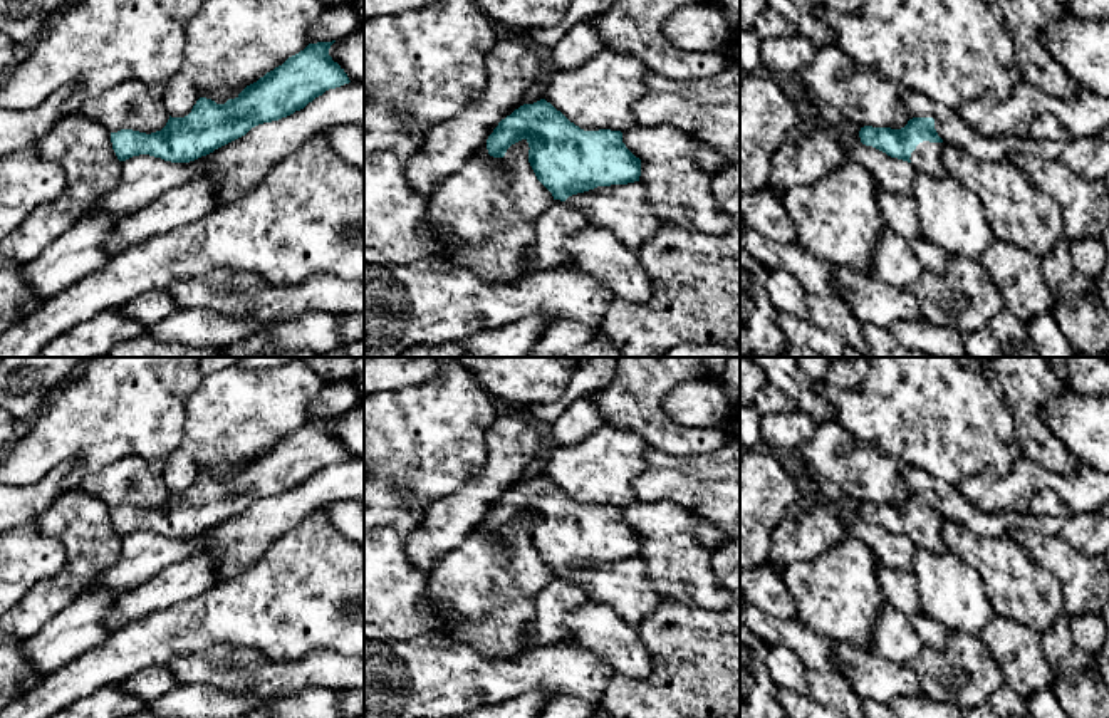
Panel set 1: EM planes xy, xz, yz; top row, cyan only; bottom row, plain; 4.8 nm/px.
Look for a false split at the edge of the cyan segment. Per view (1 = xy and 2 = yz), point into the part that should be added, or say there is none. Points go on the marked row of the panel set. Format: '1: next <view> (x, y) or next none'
1: next none
2: next yz (926, 156)

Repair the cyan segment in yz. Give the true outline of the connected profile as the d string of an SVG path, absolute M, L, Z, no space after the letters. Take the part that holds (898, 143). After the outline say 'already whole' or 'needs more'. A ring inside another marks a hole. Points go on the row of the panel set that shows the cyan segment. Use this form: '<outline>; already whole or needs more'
M913 117L901 129L864 126L859 138L866 146L911 163L916 171L933 178L950 176L941 158L945 143L935 129L933 117Z; needs more

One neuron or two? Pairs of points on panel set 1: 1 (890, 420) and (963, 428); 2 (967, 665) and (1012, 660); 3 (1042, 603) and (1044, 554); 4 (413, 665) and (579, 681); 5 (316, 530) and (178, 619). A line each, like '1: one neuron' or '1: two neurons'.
1: one neuron
2: two neurons
3: two neurons
4: one neuron
5: one neuron

